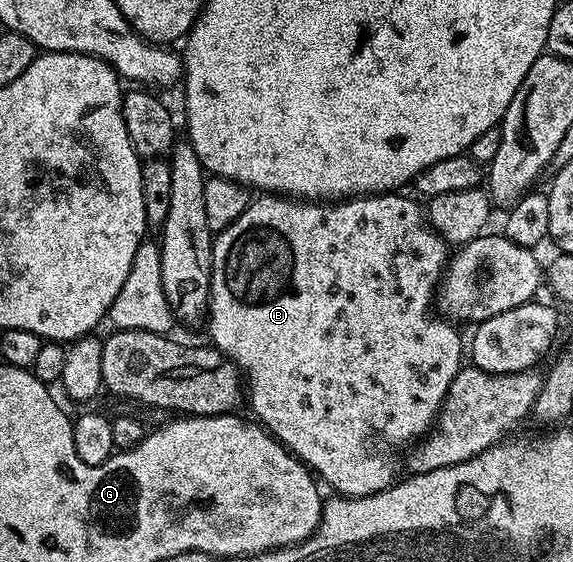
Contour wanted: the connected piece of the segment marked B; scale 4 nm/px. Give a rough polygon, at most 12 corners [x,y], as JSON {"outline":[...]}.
{"outline":[[399,191],[259,195],[210,344],[344,497],[395,484],[465,365]]}

